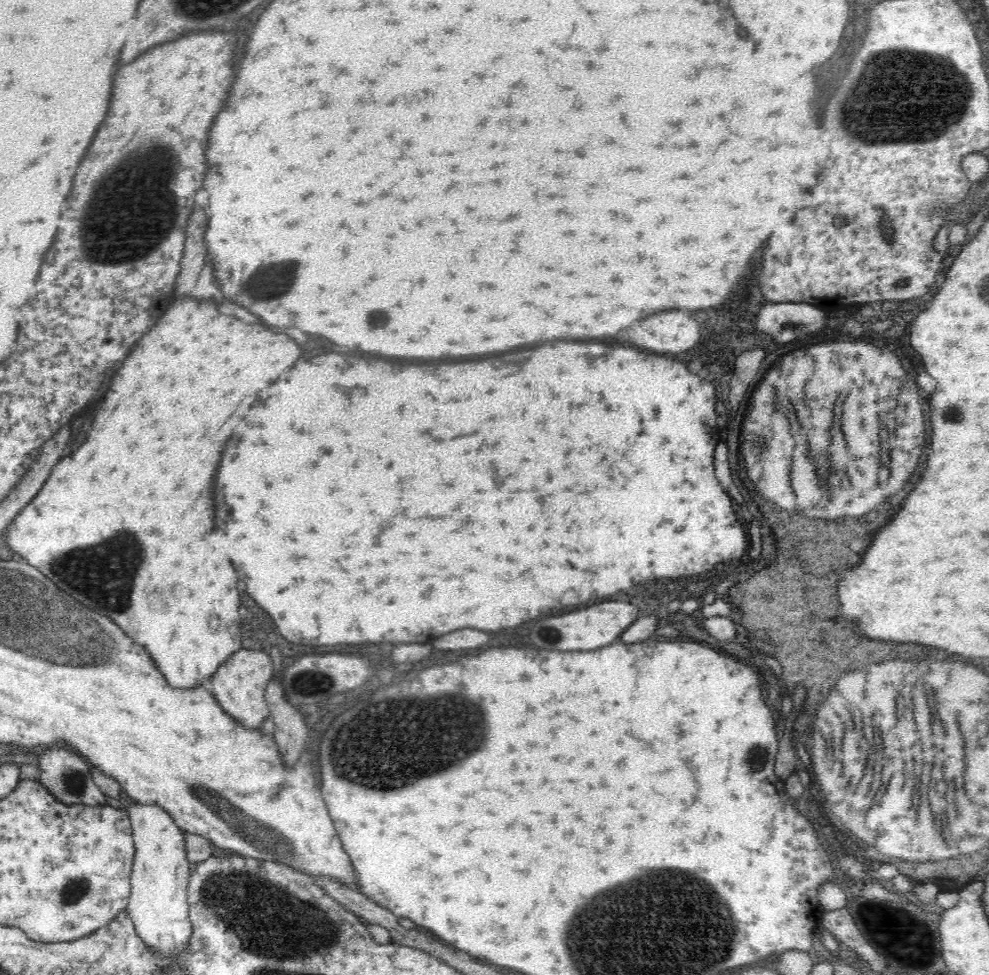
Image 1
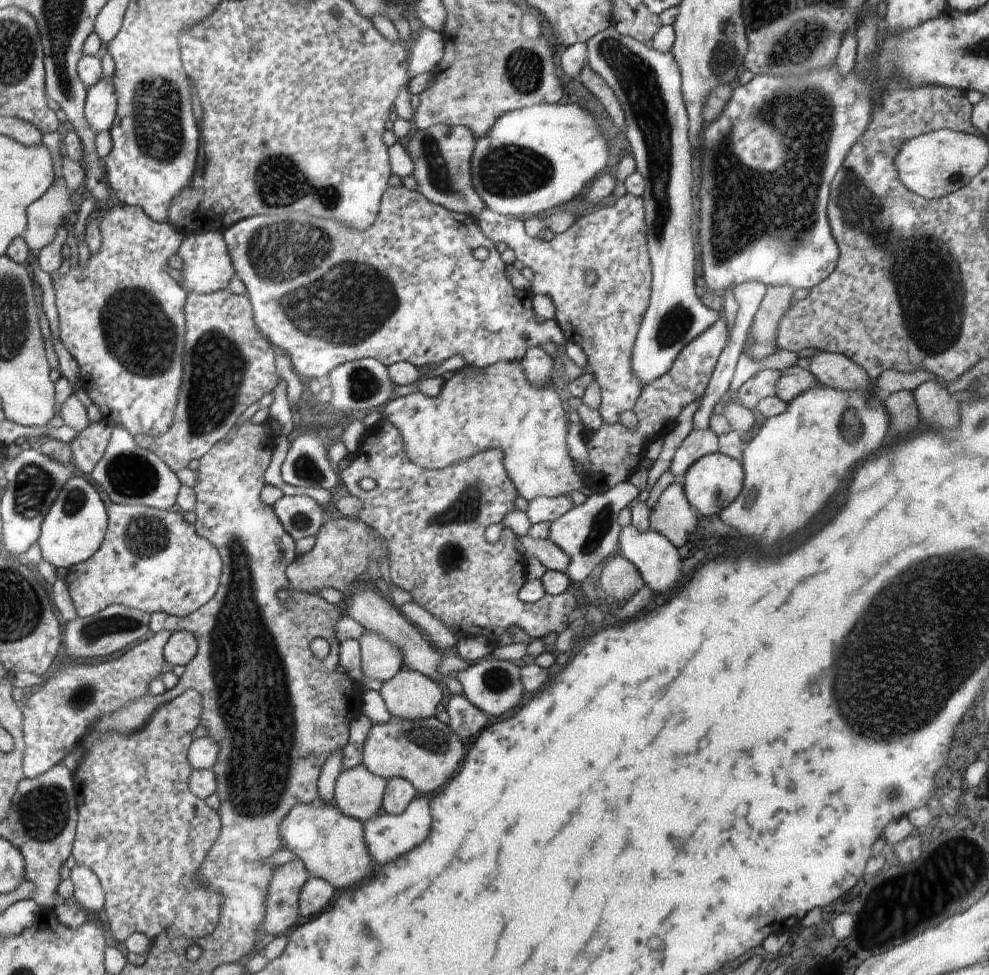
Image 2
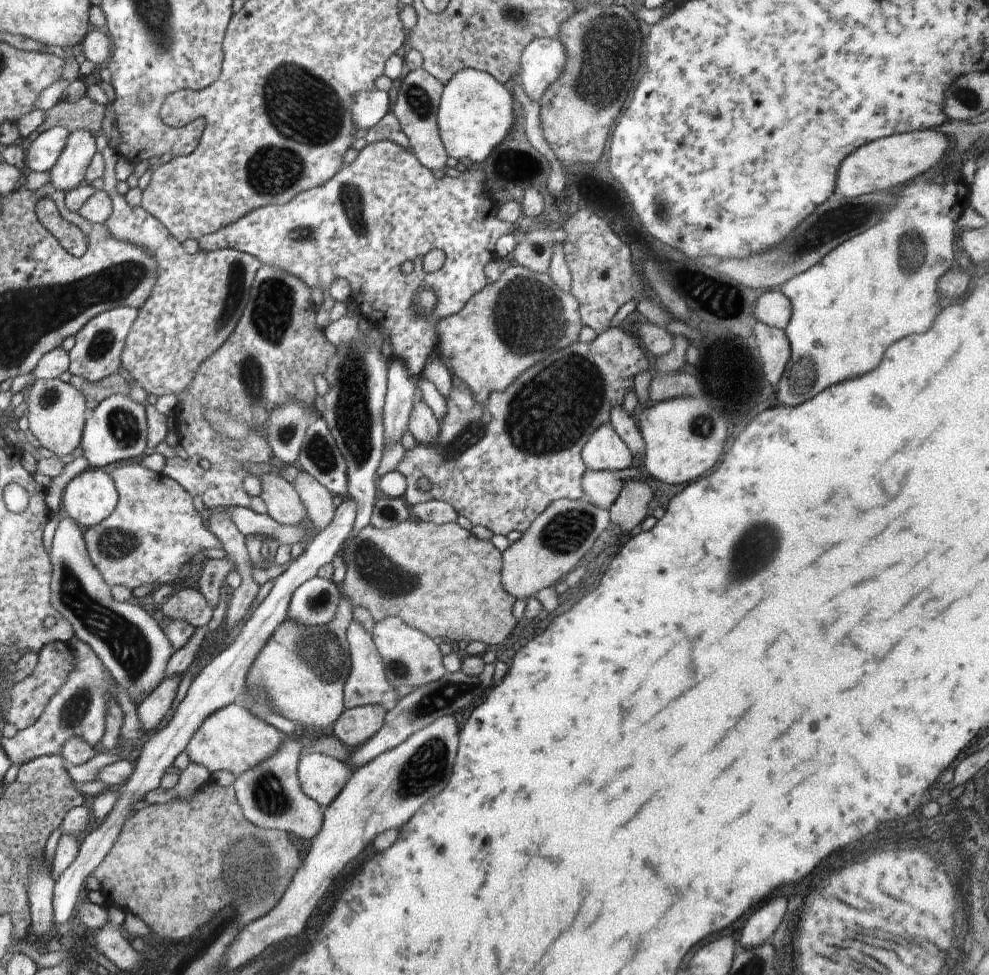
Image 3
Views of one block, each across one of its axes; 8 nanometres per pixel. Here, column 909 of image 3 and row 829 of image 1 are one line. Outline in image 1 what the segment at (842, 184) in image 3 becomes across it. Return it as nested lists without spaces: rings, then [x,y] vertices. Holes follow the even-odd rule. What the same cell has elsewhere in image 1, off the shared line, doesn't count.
[[[135,803],[127,810],[135,852],[129,880],[131,895],[126,910],[136,933],[154,955],[177,957],[193,933],[187,901],[192,864],[186,857],[185,832],[174,822],[172,815],[160,806]]]

